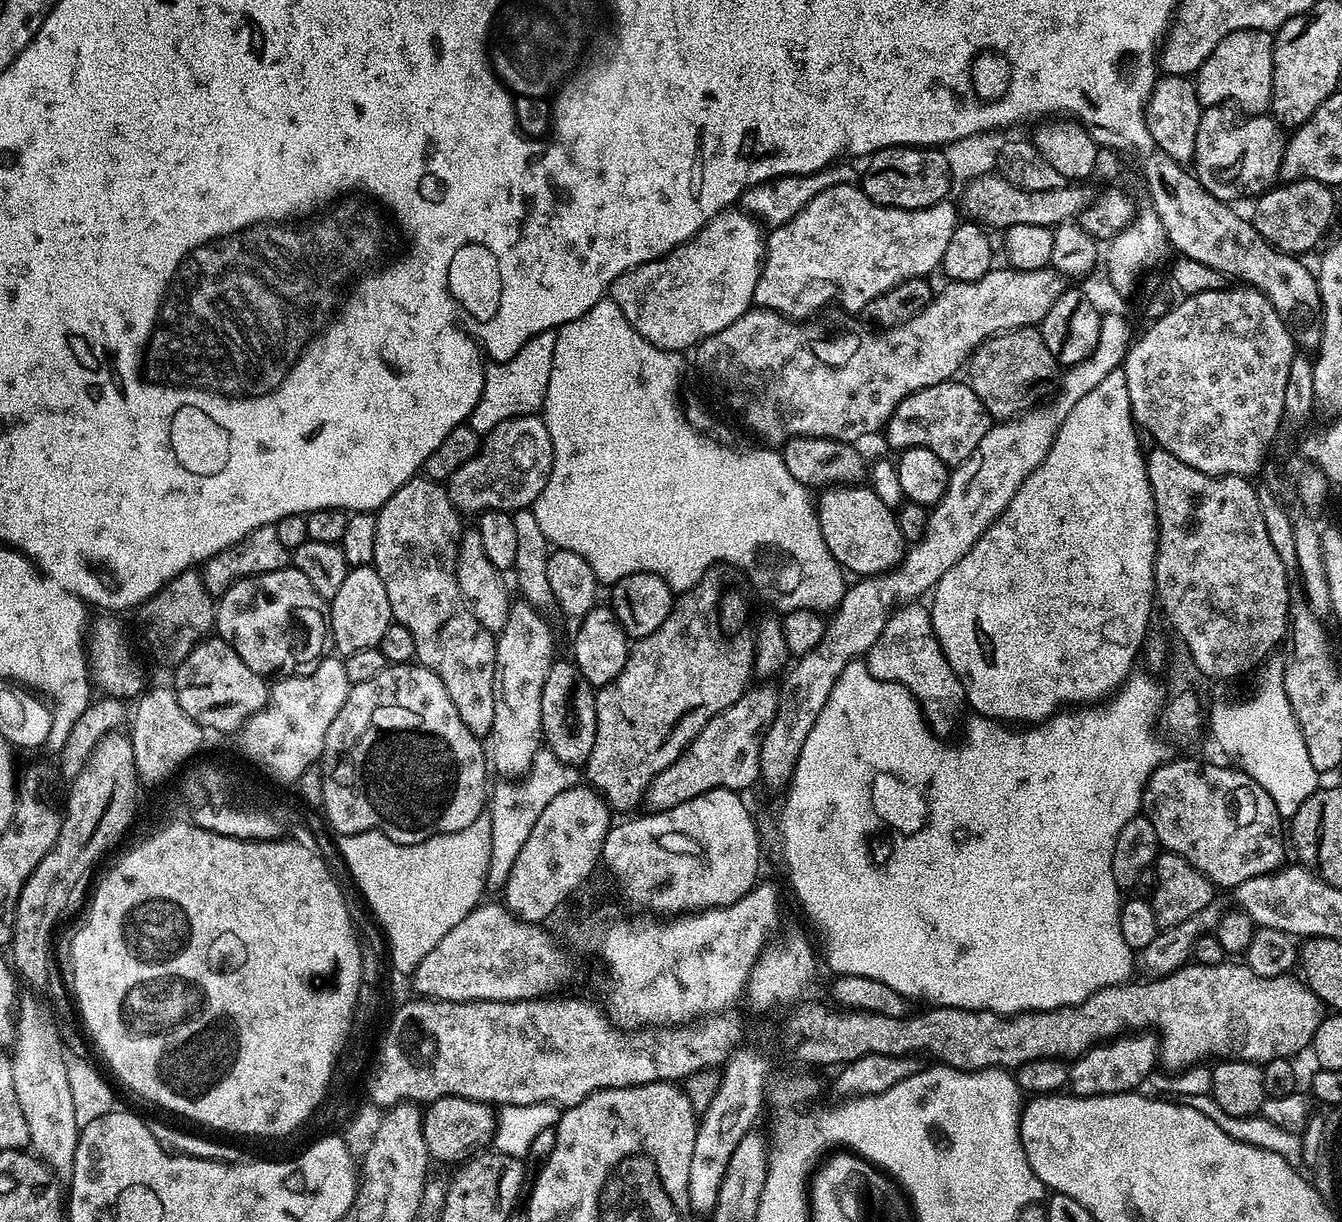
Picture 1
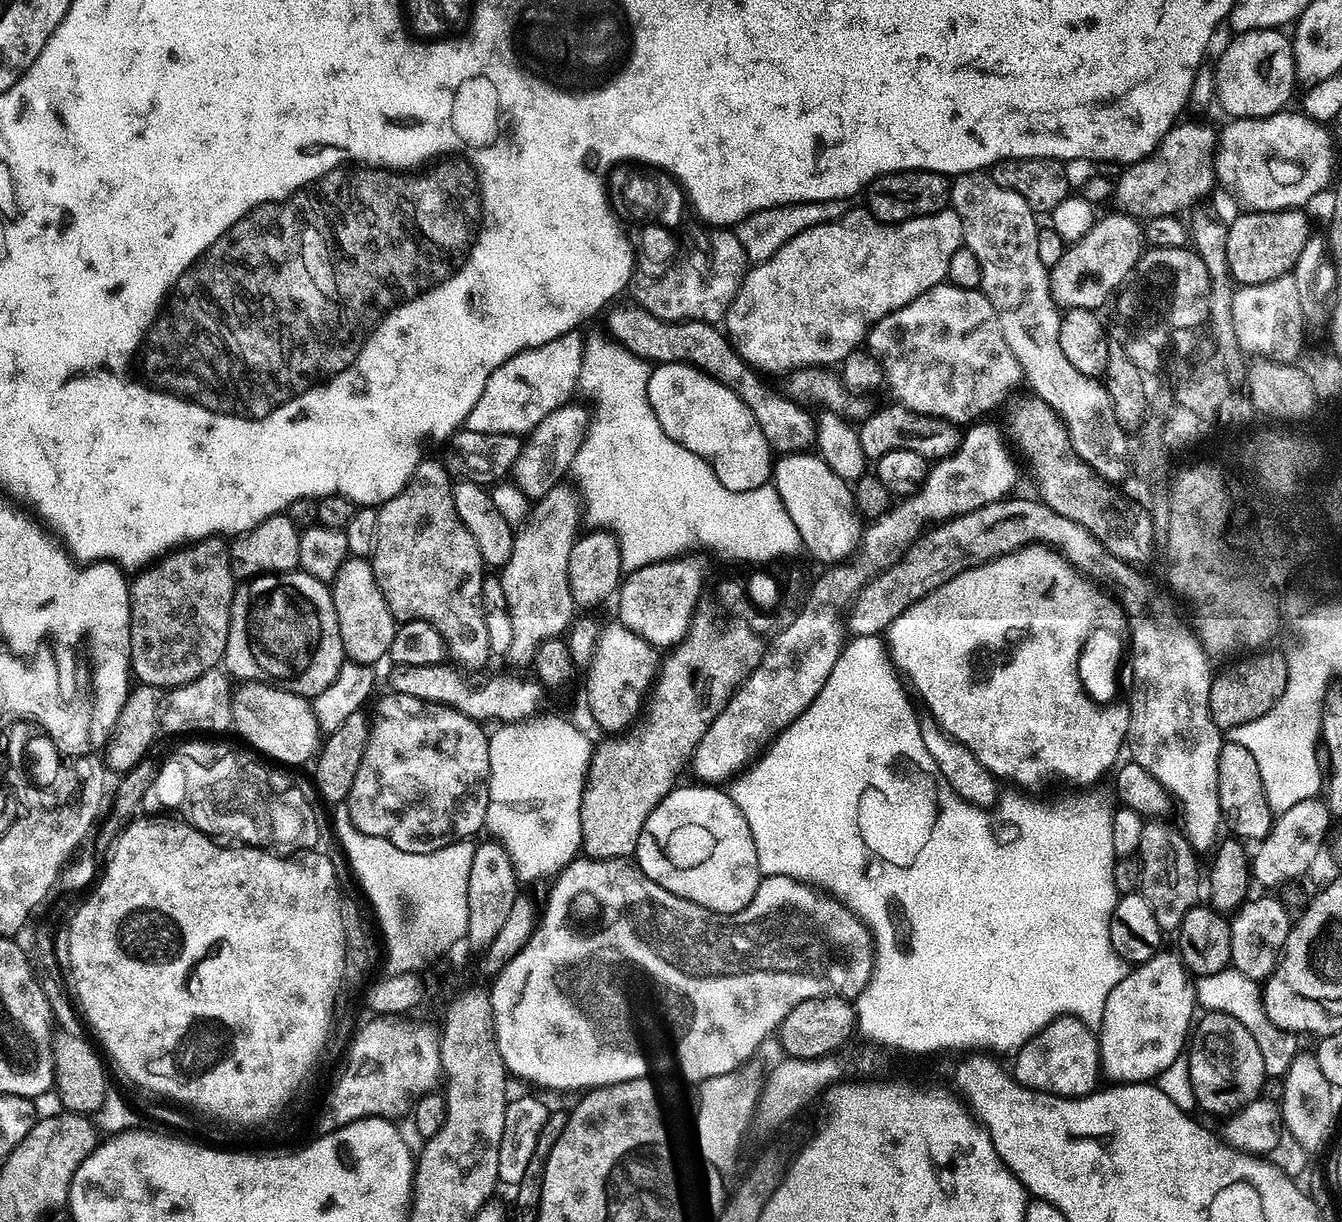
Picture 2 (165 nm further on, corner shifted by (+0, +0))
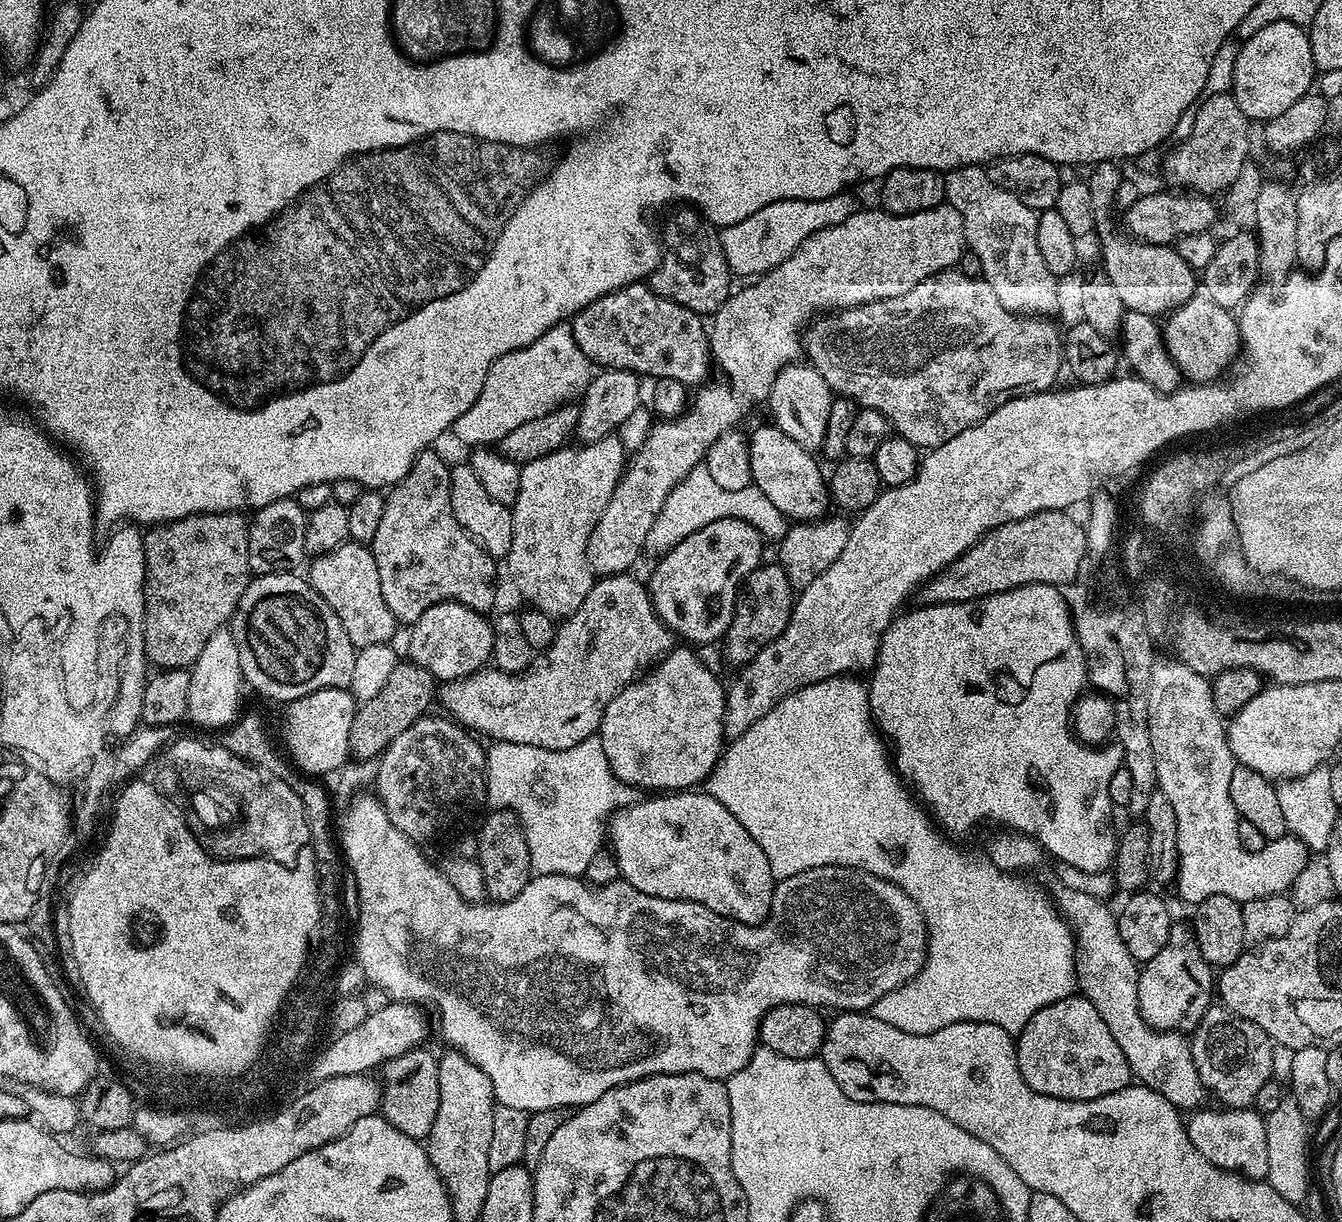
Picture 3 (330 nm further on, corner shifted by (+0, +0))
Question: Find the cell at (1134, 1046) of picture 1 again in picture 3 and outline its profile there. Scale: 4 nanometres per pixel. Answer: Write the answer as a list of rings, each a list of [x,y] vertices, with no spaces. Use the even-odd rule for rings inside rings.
[[[1174,922],[1170,926],[1170,934],[1166,938],[1166,946],[1154,954],[1154,958],[1143,961],[1140,968],[1140,981],[1138,982],[1138,1002],[1140,1013],[1151,1028],[1159,1032],[1178,1032],[1191,1034],[1200,1025],[1200,1020],[1214,1000],[1214,969],[1212,965],[1202,958],[1198,950],[1198,942],[1194,938],[1191,923]]]

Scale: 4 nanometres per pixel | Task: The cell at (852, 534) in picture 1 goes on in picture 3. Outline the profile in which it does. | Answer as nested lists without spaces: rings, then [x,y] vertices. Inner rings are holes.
[[[775,426],[756,428],[747,437],[749,448],[751,483],[782,510],[792,522],[811,522],[821,519],[830,508],[830,493],[826,483],[826,472],[820,469],[821,461],[809,449],[798,446],[794,438],[786,438]]]

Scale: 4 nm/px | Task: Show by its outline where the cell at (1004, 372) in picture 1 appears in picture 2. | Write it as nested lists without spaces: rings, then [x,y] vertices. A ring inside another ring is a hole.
[[[1035,394],[1027,395],[1013,402],[1012,409],[1008,412],[1006,436],[1011,447],[1017,453],[1020,451],[1024,455],[1025,462],[1032,467],[1032,480],[1040,491],[1037,492],[1039,499],[1043,500],[1046,506],[1050,506],[1050,510],[1062,514],[1062,518],[1070,518],[1070,522],[1078,522],[1078,526],[1086,529],[1114,558],[1126,560],[1133,566],[1139,565],[1139,560],[1146,559],[1152,552],[1152,534],[1154,534],[1152,518],[1149,515],[1140,514],[1143,516],[1136,516],[1132,520],[1131,514],[1124,509],[1123,502],[1114,496],[1108,496],[1109,481],[1095,472],[1075,452],[1067,426],[1060,419],[1059,414]]]

